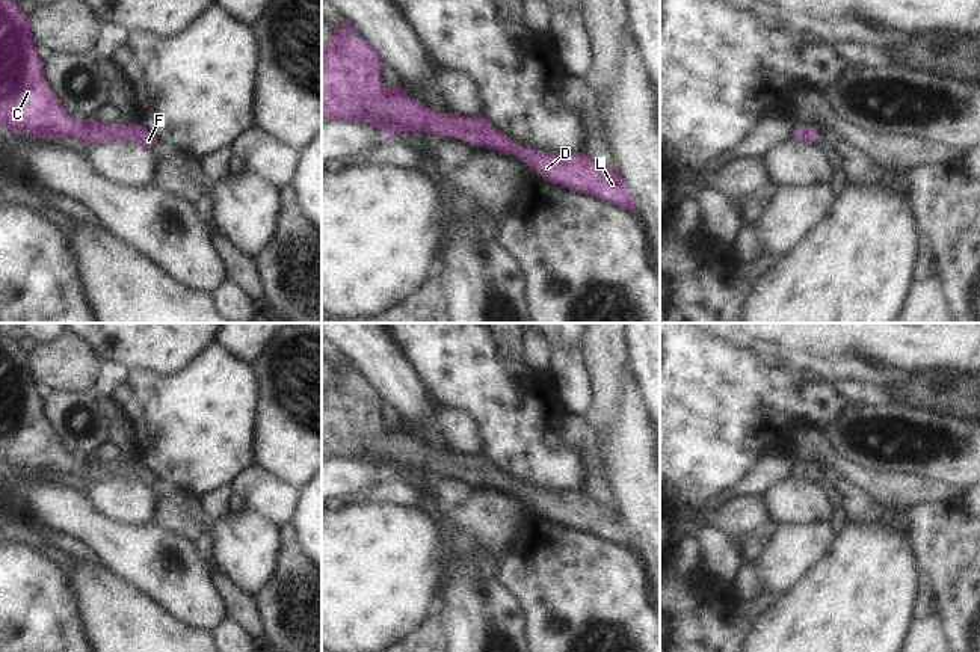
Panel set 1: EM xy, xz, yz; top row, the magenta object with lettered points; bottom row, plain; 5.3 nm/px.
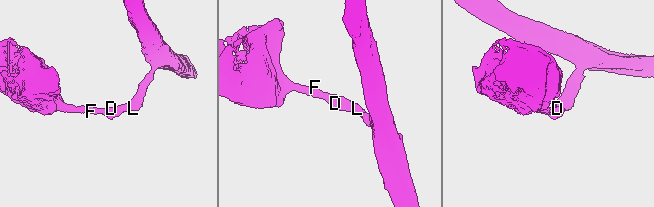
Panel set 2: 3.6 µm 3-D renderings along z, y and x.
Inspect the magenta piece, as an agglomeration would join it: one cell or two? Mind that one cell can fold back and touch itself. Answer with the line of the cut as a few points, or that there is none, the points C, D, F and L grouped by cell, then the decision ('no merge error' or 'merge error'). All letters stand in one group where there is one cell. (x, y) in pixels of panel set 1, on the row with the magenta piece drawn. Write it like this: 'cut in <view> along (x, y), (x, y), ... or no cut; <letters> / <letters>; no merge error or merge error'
no cut; C D F L; no merge error

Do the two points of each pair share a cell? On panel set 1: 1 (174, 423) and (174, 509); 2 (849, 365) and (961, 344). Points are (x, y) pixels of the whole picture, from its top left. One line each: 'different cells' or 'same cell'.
1: different cells
2: same cell

